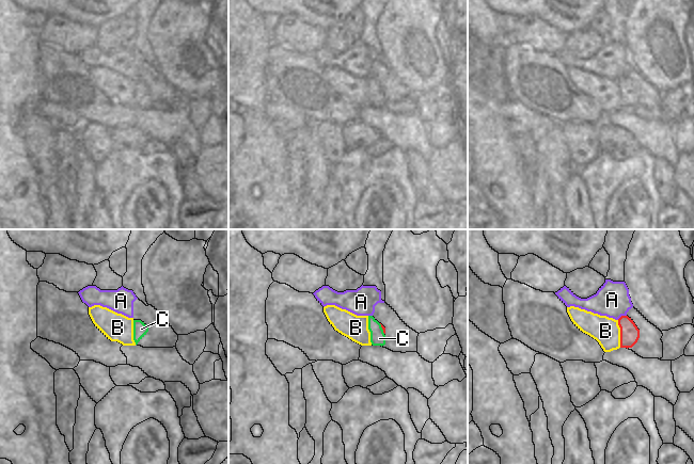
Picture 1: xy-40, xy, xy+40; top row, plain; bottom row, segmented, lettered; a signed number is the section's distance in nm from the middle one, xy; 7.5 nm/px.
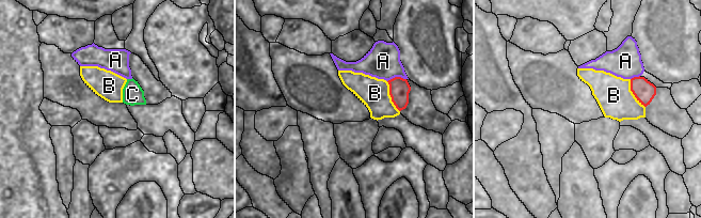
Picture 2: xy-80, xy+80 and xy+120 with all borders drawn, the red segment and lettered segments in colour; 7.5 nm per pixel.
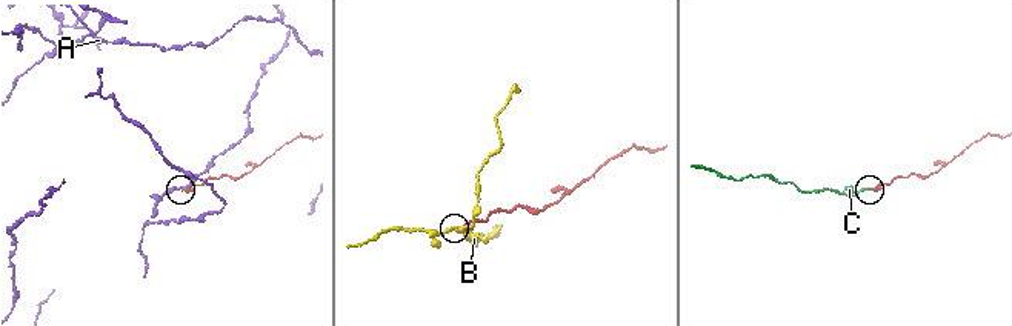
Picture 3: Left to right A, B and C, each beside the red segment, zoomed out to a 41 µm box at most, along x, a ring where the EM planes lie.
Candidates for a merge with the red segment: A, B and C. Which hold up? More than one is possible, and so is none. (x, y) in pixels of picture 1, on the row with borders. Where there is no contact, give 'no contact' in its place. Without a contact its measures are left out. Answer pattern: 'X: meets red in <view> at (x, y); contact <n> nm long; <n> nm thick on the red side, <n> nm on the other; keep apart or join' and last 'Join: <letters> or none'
A: meets red in xy+40 at (621, 316); contact 80 nm long; 140 nm thick on the red side, 260 nm on the other; keep apart
B: meets red in xy+40 at (620, 334); contact 200 nm long; 140 nm thick on the red side, 200 nm on the other; keep apart
C: meets red in xy at (382, 329); contact 90 nm long; 20 nm thick on the red side, 110 nm on the other; join
Join: C

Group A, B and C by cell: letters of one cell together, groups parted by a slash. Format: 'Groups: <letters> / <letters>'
Groups: A / B / C

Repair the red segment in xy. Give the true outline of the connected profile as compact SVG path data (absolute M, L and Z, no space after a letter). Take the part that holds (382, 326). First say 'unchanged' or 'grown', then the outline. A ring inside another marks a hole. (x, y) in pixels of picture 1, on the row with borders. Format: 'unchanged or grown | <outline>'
grown | M368 316L368 330L370 332L370 342L373 346L385 345L385 327L373 316Z

